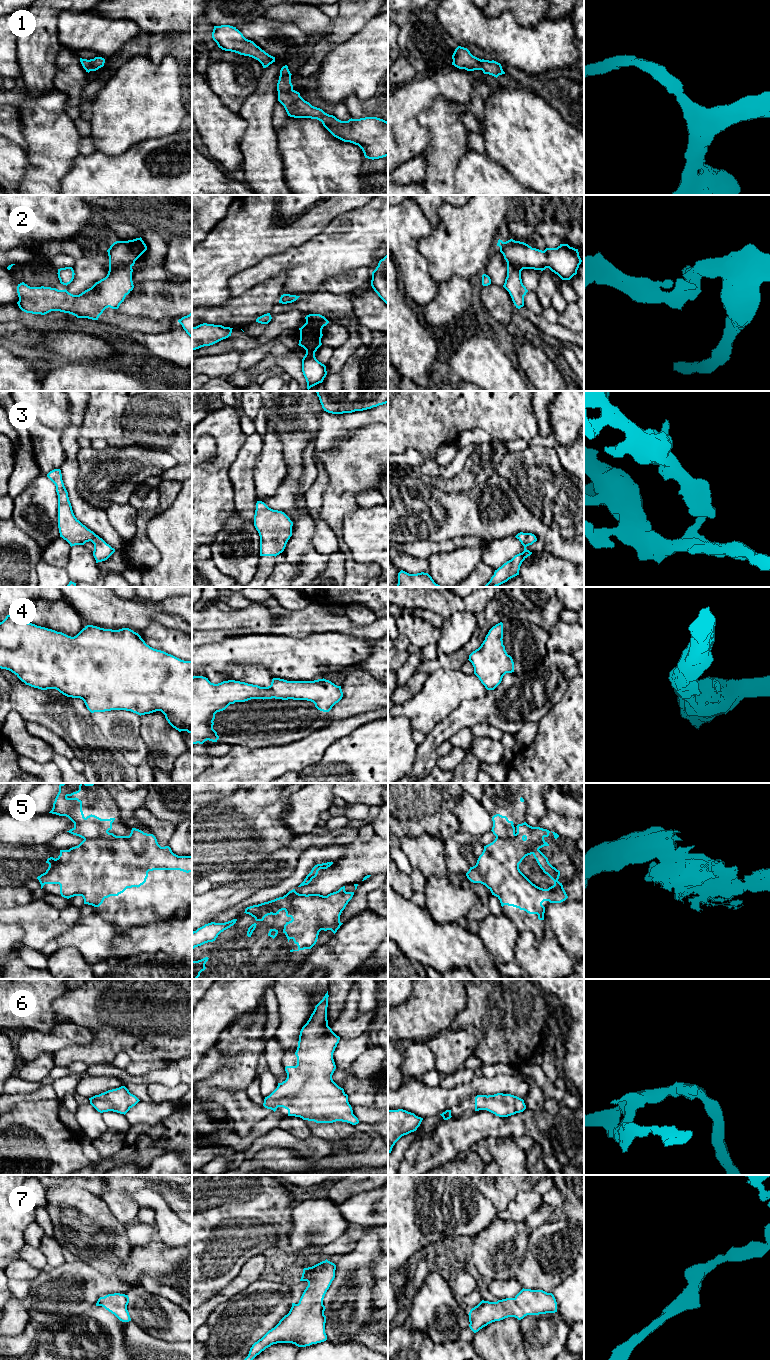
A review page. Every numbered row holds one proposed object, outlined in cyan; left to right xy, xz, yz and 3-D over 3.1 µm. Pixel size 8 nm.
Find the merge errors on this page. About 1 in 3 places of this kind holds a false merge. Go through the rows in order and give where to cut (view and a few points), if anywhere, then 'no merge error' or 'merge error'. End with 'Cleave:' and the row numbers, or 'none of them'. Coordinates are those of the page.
1: cut none; no merge error
2: cut xy (131, 266), (117, 266), (109, 269); merge error
3: cut none; no merge error
4: cut none; no merge error
5: cut xy (107, 830), (103, 830), (96, 837), (84, 839); merge error
6: cut none; no merge error
7: cut none; no merge error
Cleave: 2, 5

